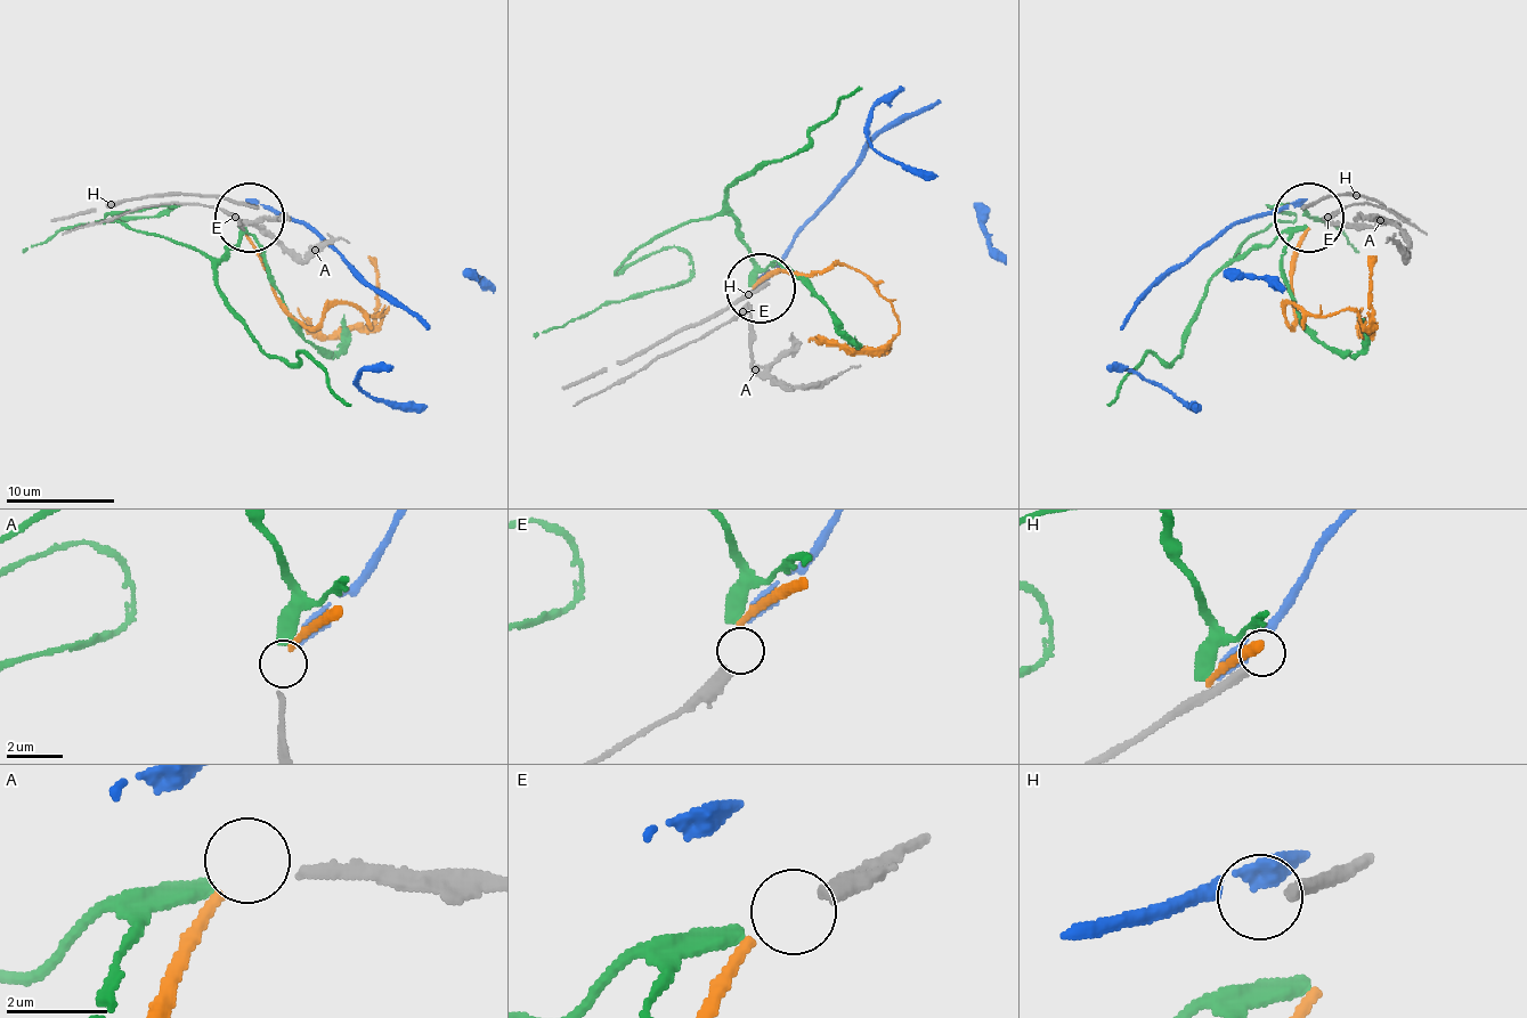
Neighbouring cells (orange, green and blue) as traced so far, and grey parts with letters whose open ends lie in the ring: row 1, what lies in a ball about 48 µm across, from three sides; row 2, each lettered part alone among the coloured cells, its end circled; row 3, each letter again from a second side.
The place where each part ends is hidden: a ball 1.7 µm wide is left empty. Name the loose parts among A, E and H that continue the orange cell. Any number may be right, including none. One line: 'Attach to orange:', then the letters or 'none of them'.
Attach to orange: E

